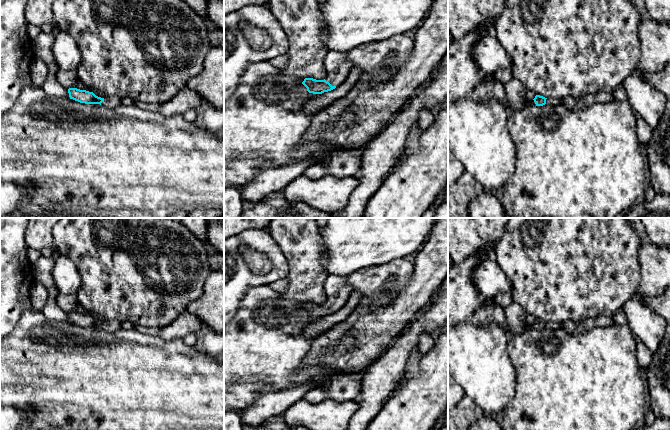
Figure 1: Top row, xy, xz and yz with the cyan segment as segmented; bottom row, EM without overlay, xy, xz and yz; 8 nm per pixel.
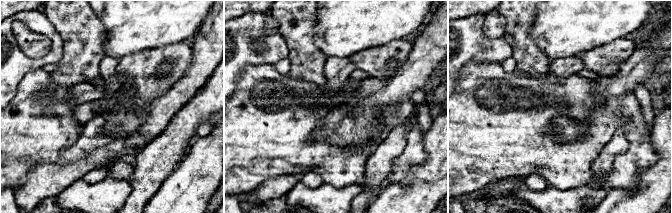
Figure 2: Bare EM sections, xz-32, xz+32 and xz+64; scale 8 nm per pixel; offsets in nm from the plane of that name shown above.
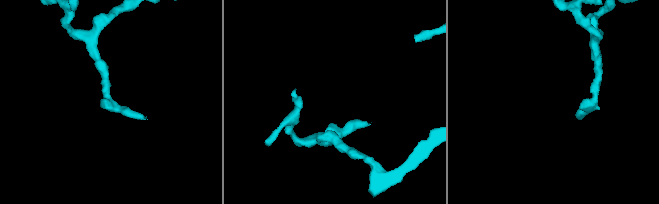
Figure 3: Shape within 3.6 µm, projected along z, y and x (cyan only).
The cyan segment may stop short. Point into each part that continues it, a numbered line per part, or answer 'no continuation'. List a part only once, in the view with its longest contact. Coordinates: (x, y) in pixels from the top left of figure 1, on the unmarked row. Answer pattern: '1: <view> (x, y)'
1: xz (337, 291)

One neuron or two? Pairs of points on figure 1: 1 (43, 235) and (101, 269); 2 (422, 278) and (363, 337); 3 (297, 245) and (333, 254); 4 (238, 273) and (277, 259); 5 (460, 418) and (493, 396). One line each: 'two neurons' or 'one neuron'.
1: two neurons
2: one neuron
3: two neurons
4: one neuron
5: two neurons

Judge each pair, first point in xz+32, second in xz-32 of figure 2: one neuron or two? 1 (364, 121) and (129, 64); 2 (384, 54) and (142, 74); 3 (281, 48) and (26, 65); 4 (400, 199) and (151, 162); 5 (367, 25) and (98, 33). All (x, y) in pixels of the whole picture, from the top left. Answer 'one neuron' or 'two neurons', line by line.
1: two neurons
2: one neuron
3: one neuron
4: two neurons
5: two neurons

